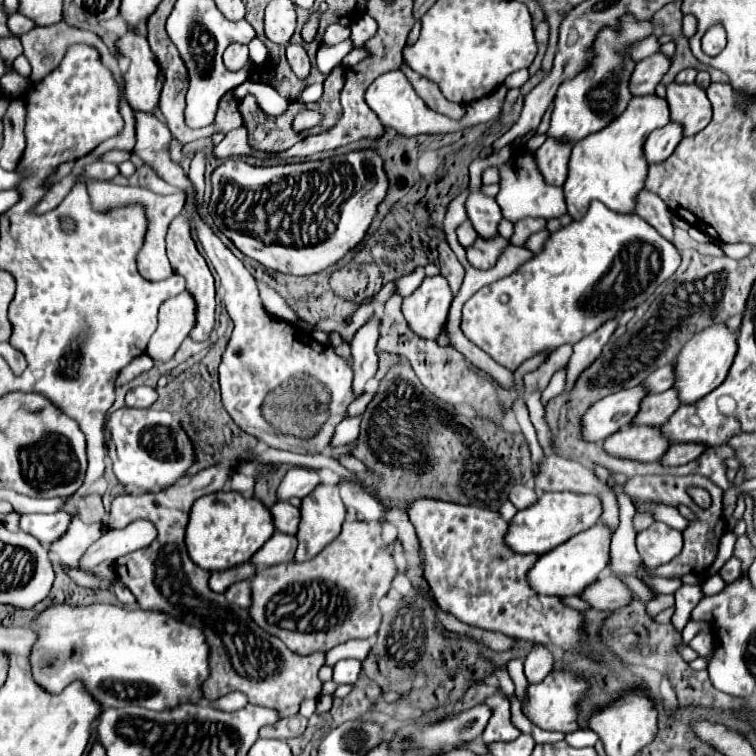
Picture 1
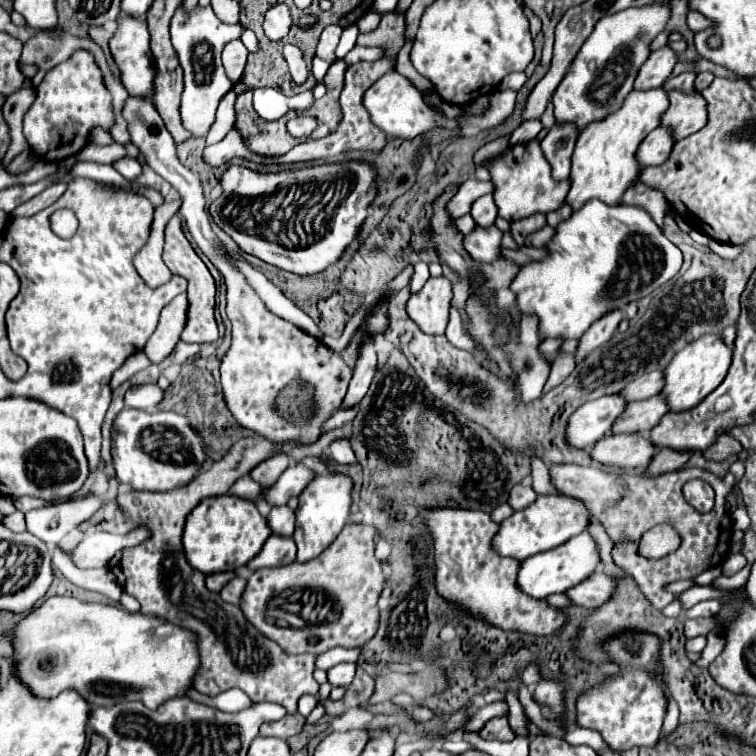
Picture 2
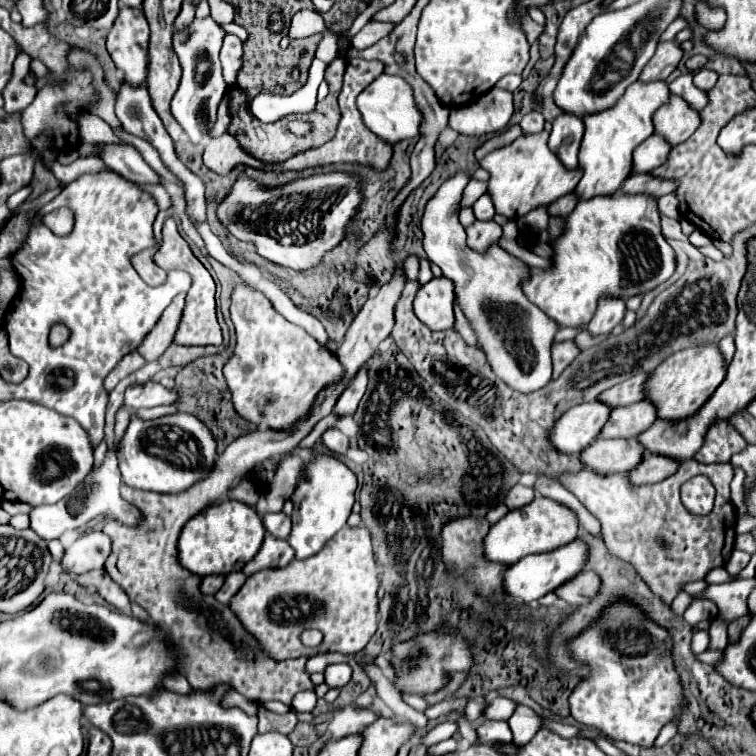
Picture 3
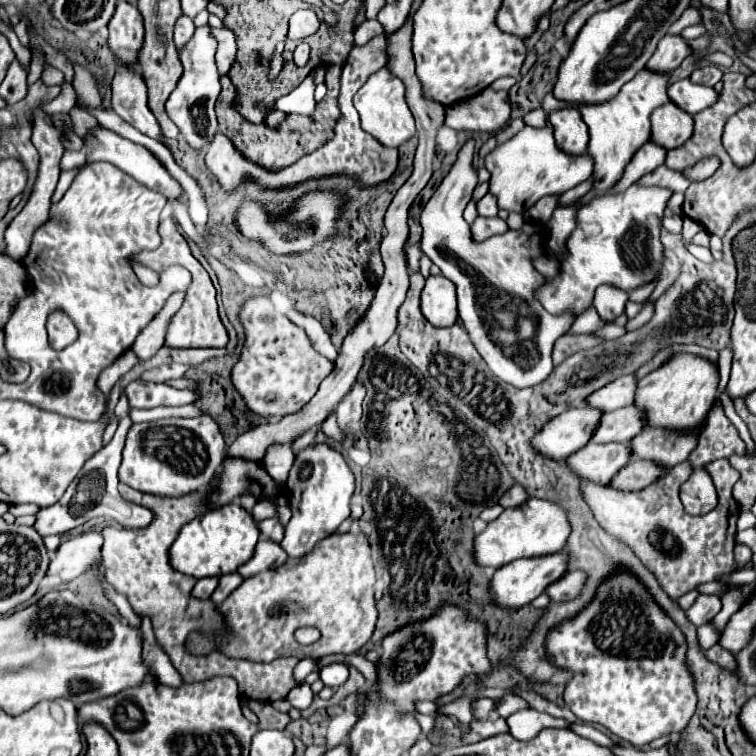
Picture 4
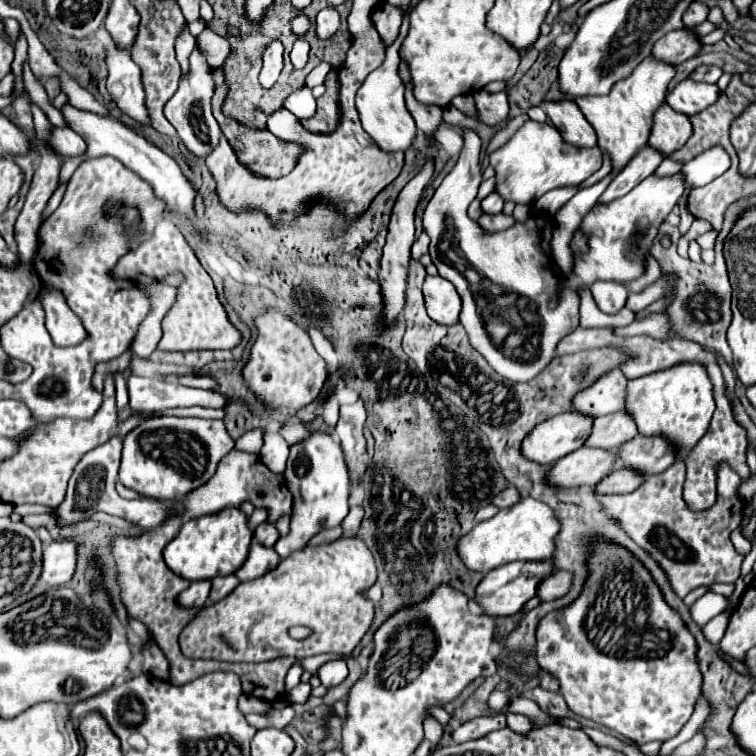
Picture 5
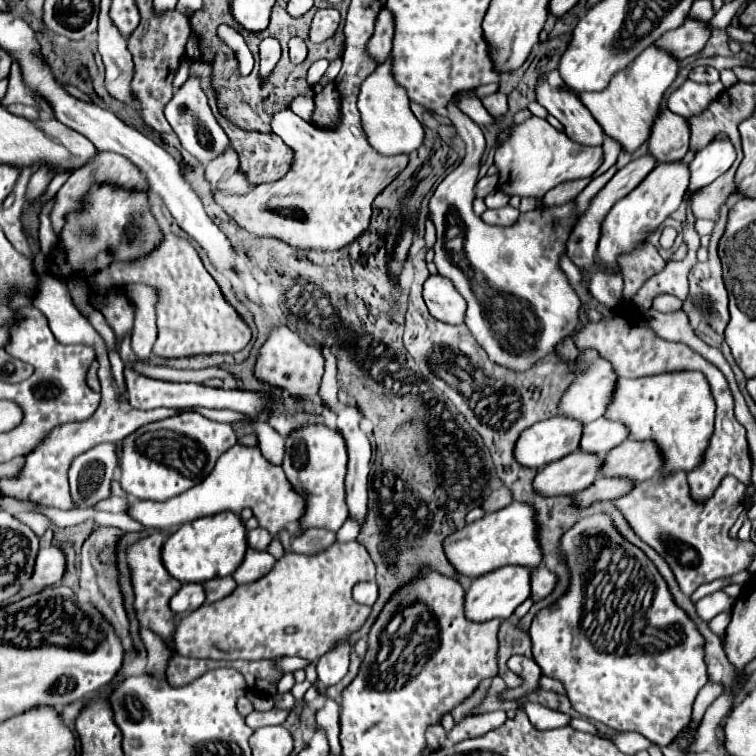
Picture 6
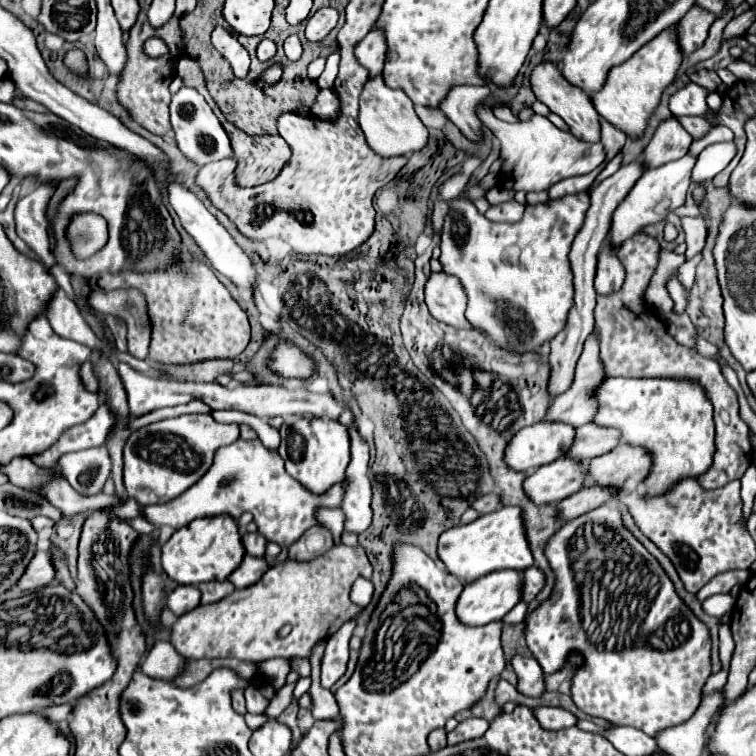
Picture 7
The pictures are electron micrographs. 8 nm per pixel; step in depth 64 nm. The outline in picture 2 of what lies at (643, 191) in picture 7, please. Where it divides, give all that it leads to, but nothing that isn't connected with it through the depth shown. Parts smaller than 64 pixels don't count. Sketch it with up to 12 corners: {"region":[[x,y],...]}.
{"region":[[588,200],[512,282],[544,338],[682,266],[644,208]]}

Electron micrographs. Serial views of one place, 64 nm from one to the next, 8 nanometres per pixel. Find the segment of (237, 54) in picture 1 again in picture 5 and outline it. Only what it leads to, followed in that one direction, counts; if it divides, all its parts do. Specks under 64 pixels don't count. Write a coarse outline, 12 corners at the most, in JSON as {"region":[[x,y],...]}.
{"region":[[205,28],[197,43],[213,69],[222,69],[230,53],[226,38]]}

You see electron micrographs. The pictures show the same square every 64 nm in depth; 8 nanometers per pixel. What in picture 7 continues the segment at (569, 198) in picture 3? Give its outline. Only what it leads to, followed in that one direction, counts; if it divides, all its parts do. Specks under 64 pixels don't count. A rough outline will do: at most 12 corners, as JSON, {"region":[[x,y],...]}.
{"region":[[606,118],[600,120],[608,160],[624,146],[626,134]]}

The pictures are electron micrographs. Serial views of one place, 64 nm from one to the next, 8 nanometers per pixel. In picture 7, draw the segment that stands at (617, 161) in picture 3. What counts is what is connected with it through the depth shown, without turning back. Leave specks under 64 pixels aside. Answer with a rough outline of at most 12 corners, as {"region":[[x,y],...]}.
{"region":[[678,24],[590,94],[598,114],[642,134],[684,58]]}

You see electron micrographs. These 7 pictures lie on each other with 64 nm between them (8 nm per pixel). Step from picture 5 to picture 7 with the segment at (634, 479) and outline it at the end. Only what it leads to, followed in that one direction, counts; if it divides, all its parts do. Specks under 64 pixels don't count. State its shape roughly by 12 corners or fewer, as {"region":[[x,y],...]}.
{"region":[[582,488],[562,502],[556,514],[568,522],[598,508],[610,488]]}

